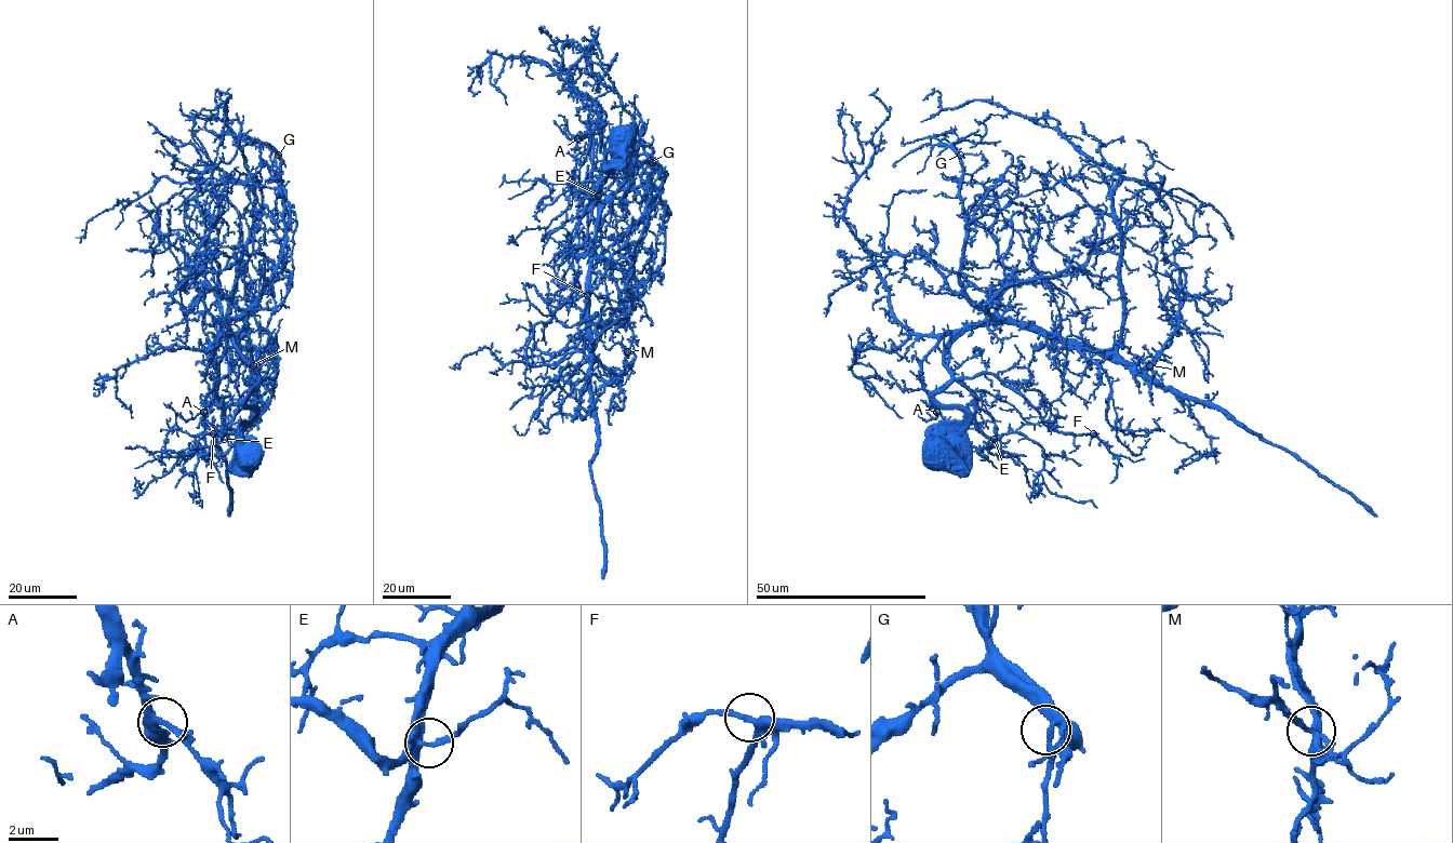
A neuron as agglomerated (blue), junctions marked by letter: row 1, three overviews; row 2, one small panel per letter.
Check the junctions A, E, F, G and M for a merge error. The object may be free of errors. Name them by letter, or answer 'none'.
none

